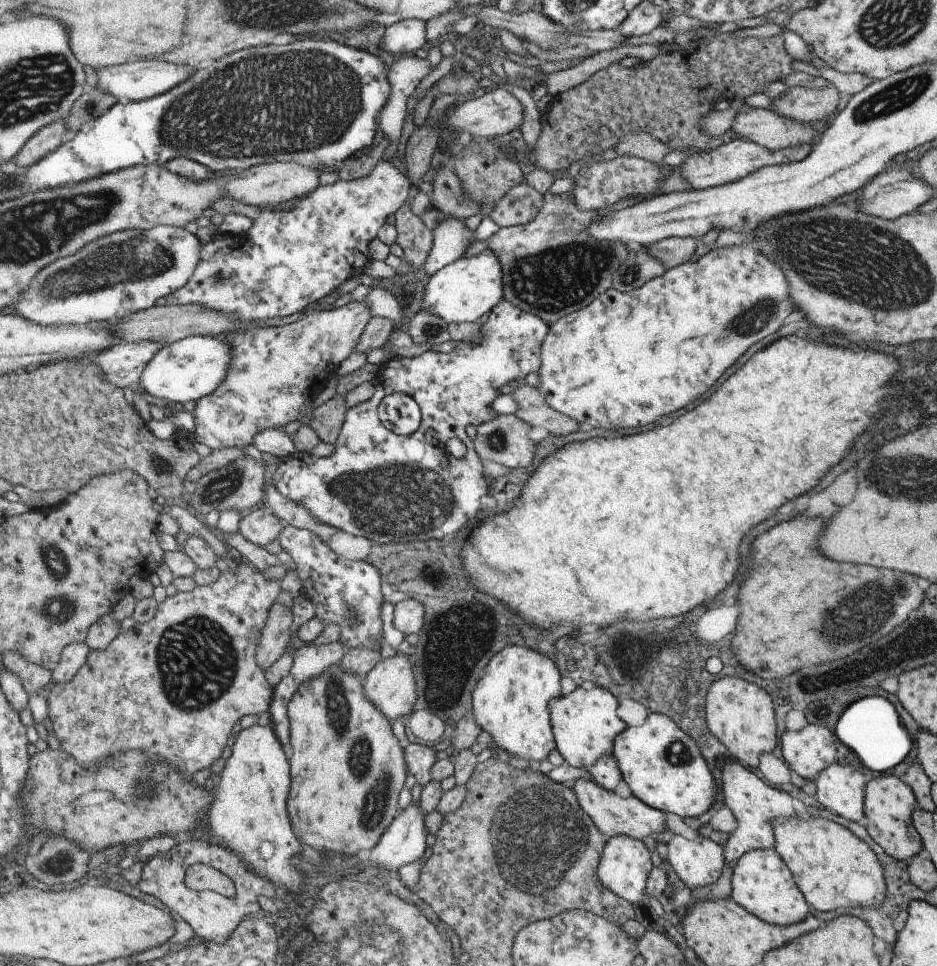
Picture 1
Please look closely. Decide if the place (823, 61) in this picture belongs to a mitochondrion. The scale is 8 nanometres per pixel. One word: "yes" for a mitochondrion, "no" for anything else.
no

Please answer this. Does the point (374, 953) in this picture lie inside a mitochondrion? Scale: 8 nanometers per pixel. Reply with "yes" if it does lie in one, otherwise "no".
yes

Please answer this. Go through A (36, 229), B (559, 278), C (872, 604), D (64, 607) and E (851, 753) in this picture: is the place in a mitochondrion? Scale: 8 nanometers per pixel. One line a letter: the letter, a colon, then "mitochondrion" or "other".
A: mitochondrion
B: mitochondrion
C: mitochondrion
D: mitochondrion
E: other

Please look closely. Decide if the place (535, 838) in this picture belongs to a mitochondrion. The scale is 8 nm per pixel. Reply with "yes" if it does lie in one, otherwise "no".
yes

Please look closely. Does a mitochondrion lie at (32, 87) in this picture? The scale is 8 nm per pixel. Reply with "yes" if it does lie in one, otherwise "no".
yes

